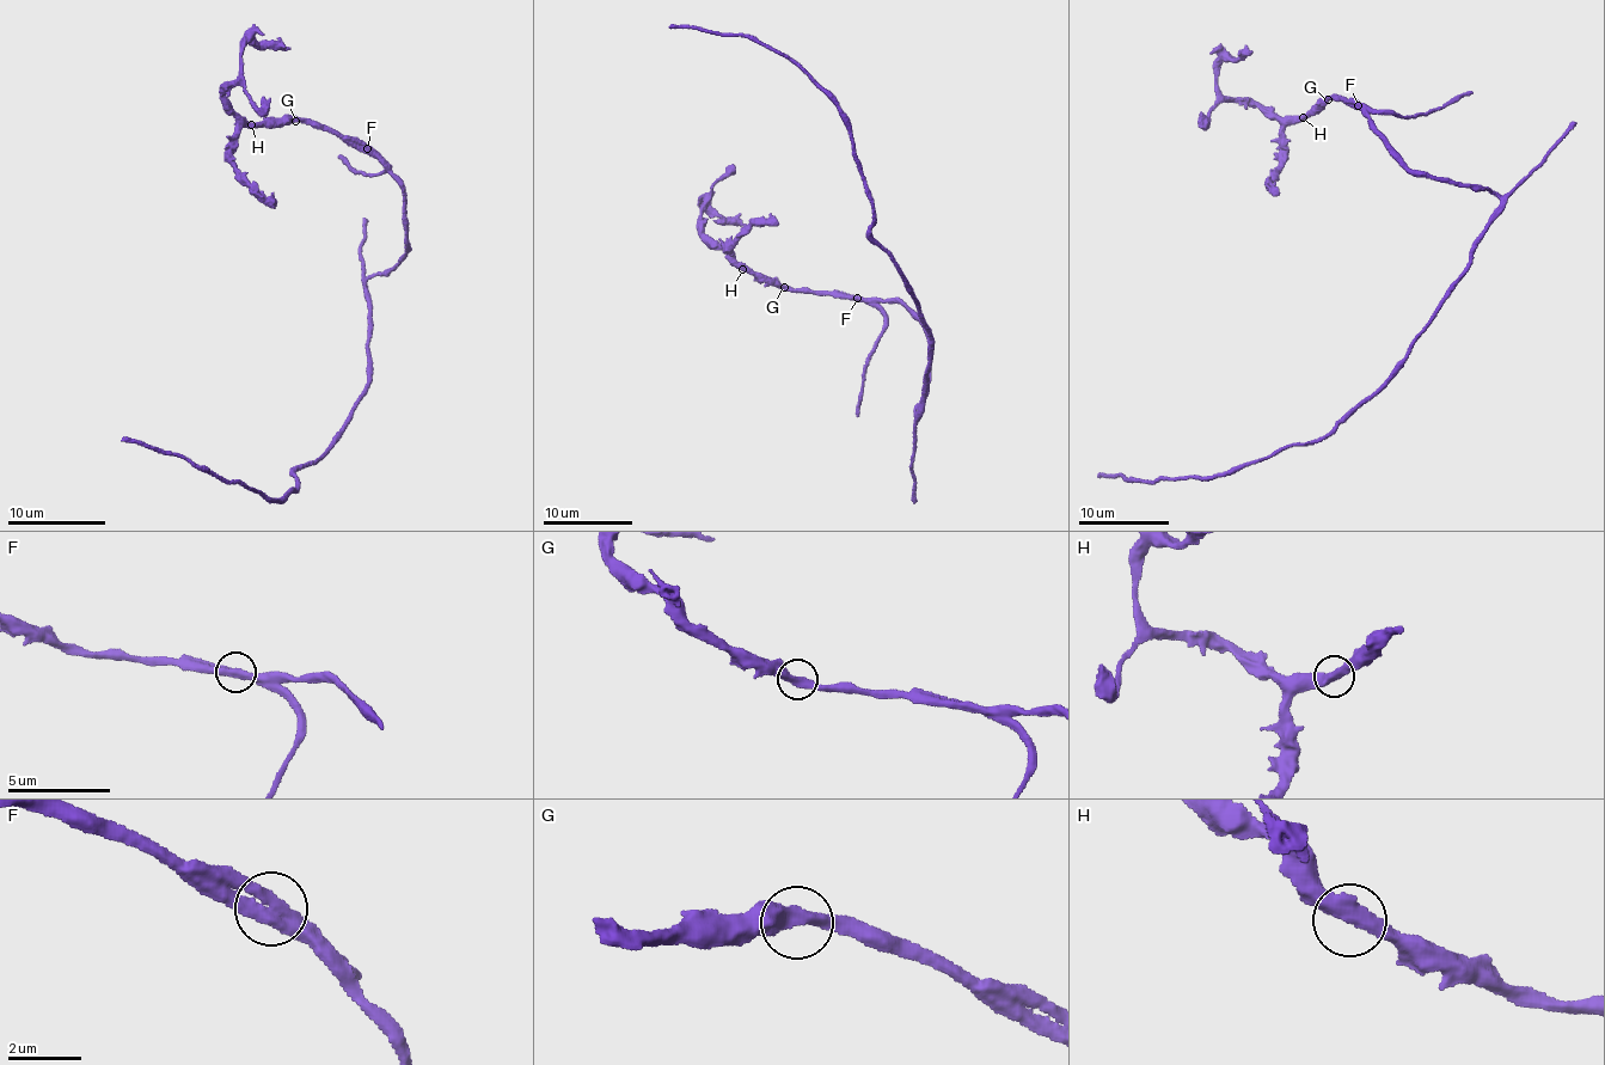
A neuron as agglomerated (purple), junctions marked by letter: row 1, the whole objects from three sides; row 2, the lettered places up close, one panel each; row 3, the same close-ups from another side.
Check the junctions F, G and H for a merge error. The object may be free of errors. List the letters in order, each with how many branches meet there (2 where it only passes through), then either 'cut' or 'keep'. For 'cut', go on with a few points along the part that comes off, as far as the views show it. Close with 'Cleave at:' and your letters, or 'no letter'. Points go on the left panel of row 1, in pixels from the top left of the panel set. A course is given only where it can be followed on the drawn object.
F: 2 branches meet; cut; foreign part runs (368, 150), (375, 151), (386, 166), (384, 171), (374, 175), (354, 171), (340, 154)
G: 2 branches meet; keep
H: 2 branches meet; keep
Cleave at: F

